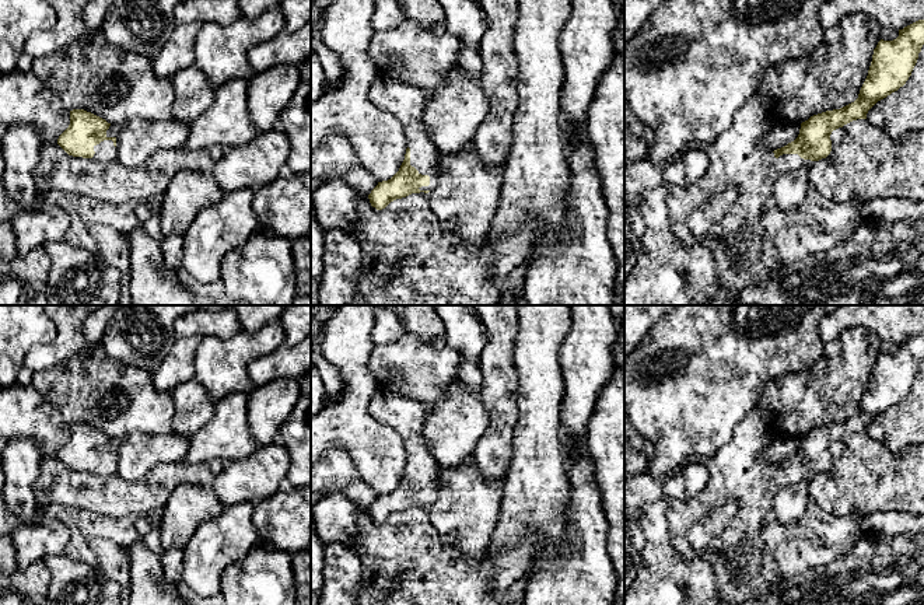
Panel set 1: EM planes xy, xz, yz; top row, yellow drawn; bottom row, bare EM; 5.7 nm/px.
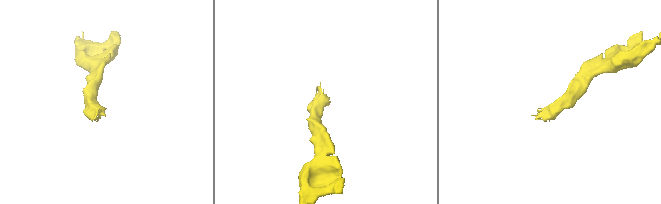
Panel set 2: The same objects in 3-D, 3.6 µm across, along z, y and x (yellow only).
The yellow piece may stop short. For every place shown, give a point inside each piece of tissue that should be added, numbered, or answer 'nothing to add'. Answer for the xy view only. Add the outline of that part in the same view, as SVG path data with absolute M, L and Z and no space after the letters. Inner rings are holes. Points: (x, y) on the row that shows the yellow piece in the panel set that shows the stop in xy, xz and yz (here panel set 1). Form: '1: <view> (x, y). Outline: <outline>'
1: xy (105, 151). Outline: M104 140L99 144L94 146L94 157L92 160L101 162L111 162L116 160L116 147L113 146L112 140Z

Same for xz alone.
1: xz (406, 102). Outline: M377 71L377 78L368 91L368 99L400 122L410 148L410 165L419 174L430 176L430 185L419 189L431 190L435 182L437 151L423 120L427 102L423 90Z

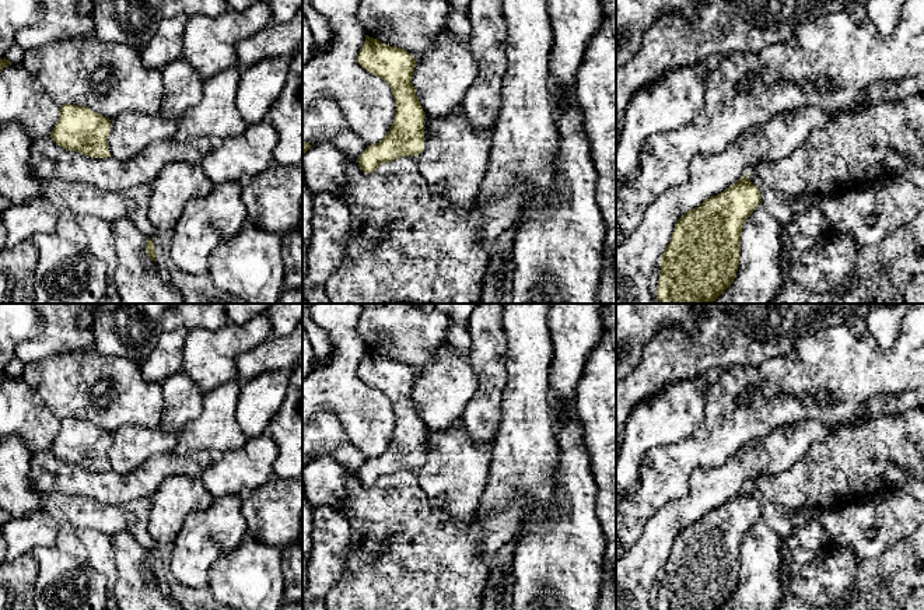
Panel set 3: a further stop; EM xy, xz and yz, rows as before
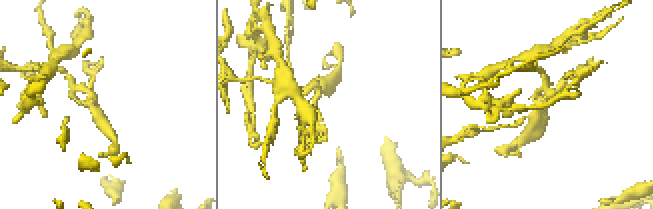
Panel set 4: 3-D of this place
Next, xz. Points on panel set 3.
nothing to add

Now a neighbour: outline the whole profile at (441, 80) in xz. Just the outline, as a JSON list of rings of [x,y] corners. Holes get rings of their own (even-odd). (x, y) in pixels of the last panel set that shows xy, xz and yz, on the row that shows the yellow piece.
[[[444,29],[430,53],[416,62],[412,84],[424,115],[438,119],[458,111],[477,76],[469,43]]]

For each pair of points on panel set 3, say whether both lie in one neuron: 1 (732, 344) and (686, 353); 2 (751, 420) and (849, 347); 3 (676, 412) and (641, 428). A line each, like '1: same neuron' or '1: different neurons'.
1: same neuron
2: same neuron
3: same neuron

